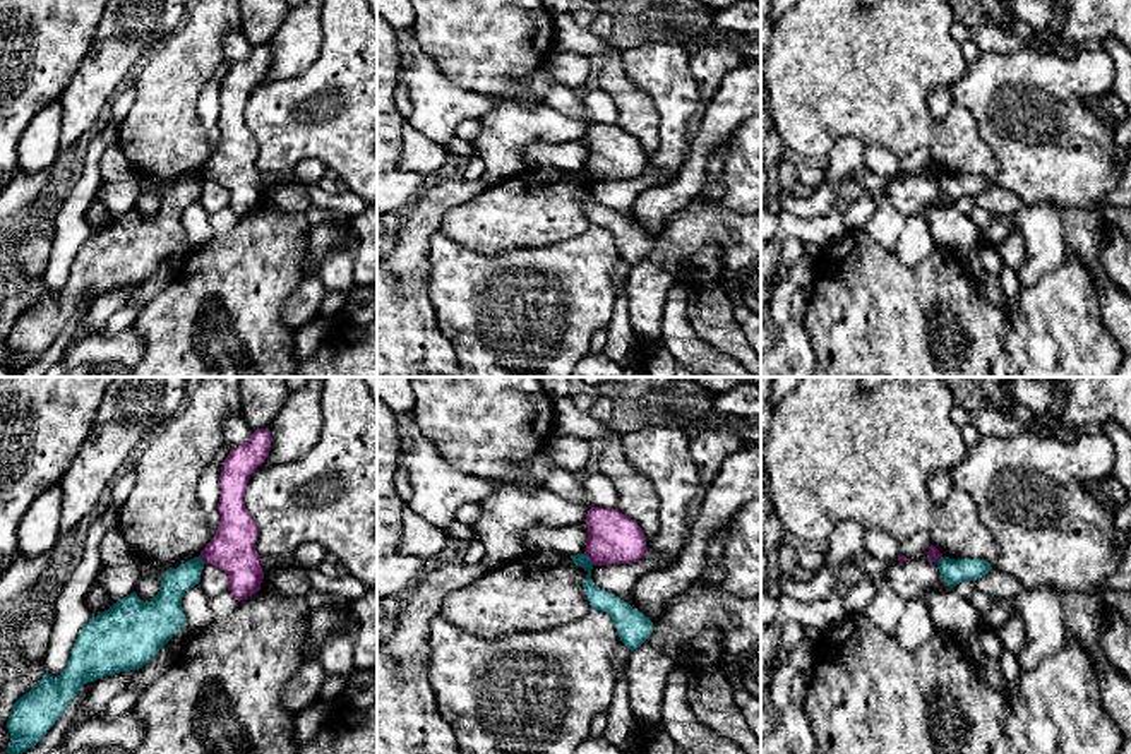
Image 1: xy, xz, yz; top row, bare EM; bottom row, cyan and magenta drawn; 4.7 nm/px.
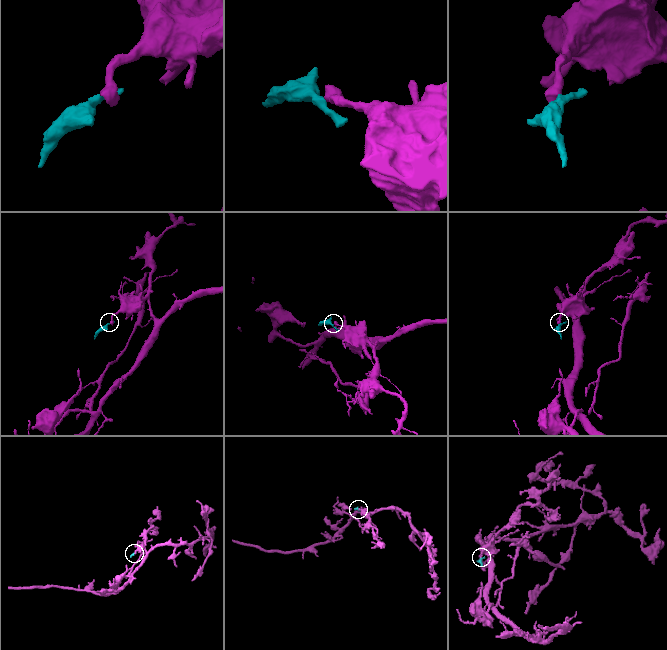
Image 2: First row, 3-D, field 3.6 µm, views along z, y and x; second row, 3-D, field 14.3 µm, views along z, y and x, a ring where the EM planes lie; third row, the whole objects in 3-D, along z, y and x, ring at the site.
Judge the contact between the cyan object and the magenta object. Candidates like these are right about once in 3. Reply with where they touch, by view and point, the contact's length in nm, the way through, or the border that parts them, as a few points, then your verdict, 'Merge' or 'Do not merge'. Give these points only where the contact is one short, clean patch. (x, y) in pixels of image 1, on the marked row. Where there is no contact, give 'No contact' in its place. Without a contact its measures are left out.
Touches cyan at xz (588, 559). Shared border 80 nm. Boundary: xz (585, 552), (593, 564). Do not merge

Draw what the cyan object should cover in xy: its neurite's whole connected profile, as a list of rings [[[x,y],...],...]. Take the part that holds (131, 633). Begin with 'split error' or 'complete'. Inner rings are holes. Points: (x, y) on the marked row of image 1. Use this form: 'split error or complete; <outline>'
complete; [[[195,557],[177,569],[166,571],[159,579],[159,591],[151,601],[141,600],[134,591],[103,613],[91,617],[74,643],[65,670],[57,679],[46,672],[29,692],[15,701],[7,721],[10,742],[5,752],[22,754],[36,745],[63,715],[86,682],[94,682],[120,672],[139,670],[149,663],[187,625],[182,598],[188,588],[200,583],[204,564],[200,557]]]

